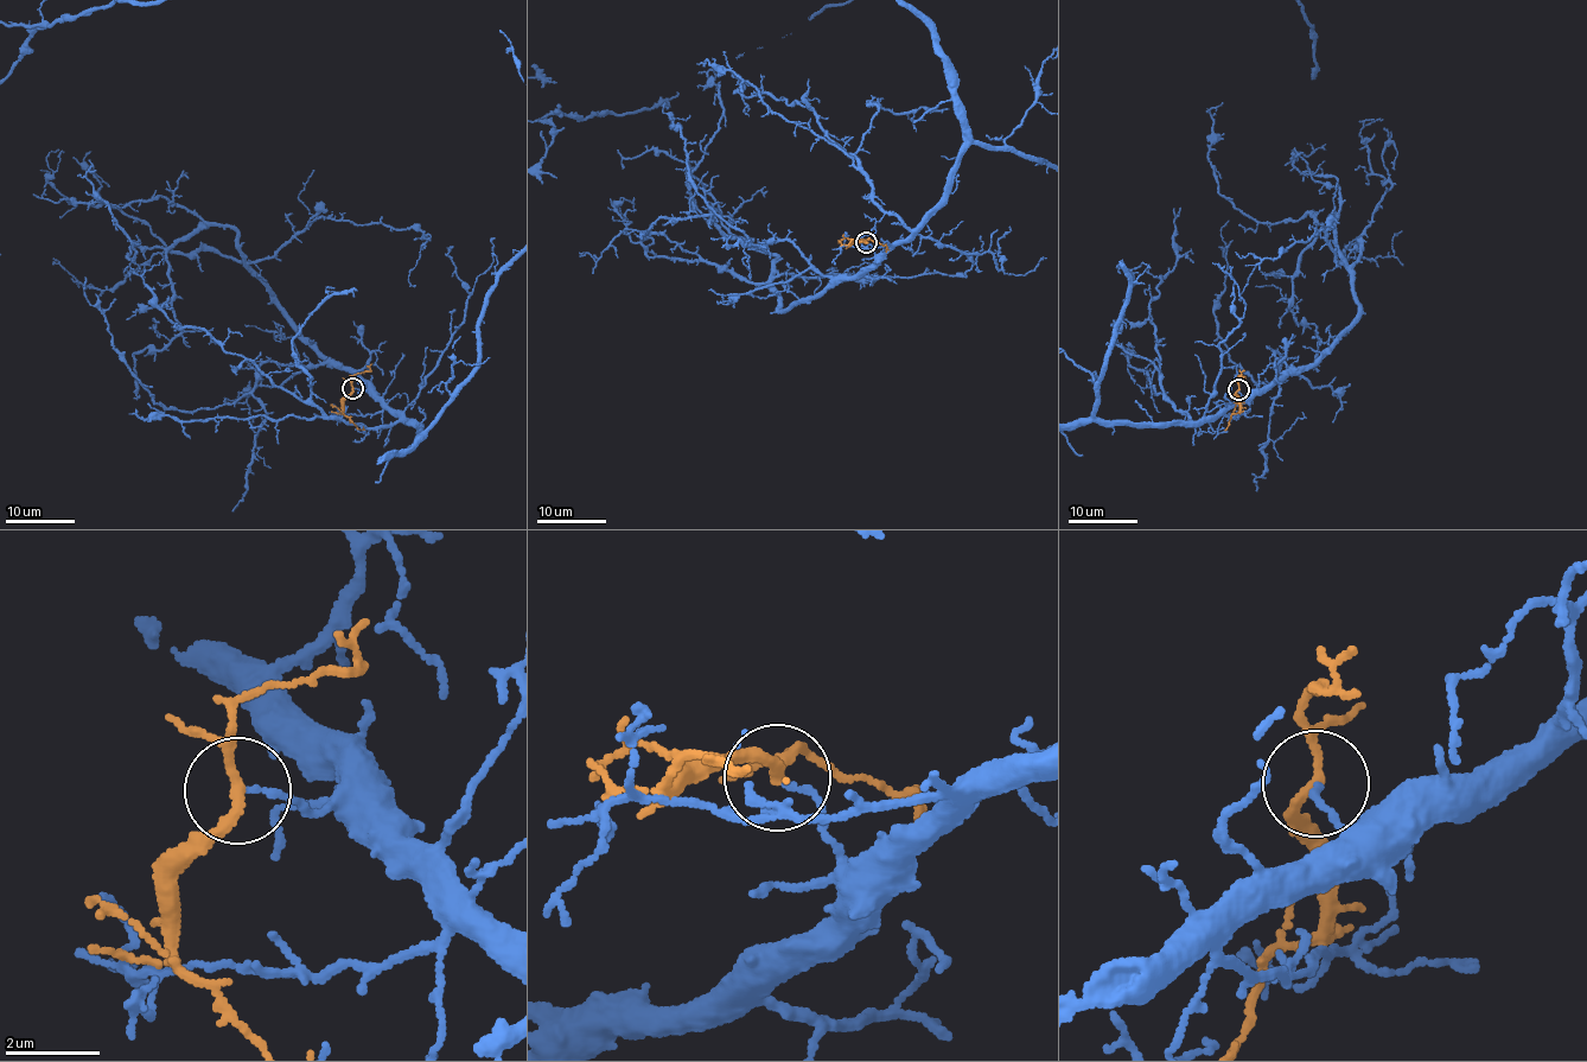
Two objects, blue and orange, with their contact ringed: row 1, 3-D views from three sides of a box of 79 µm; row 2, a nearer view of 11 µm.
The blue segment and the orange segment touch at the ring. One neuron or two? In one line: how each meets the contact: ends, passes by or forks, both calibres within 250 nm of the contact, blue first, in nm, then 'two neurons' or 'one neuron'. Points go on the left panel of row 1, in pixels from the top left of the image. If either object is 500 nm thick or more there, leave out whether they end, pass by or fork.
blue ends; orange forks; calibres 110 and 170 nm; two neurons

